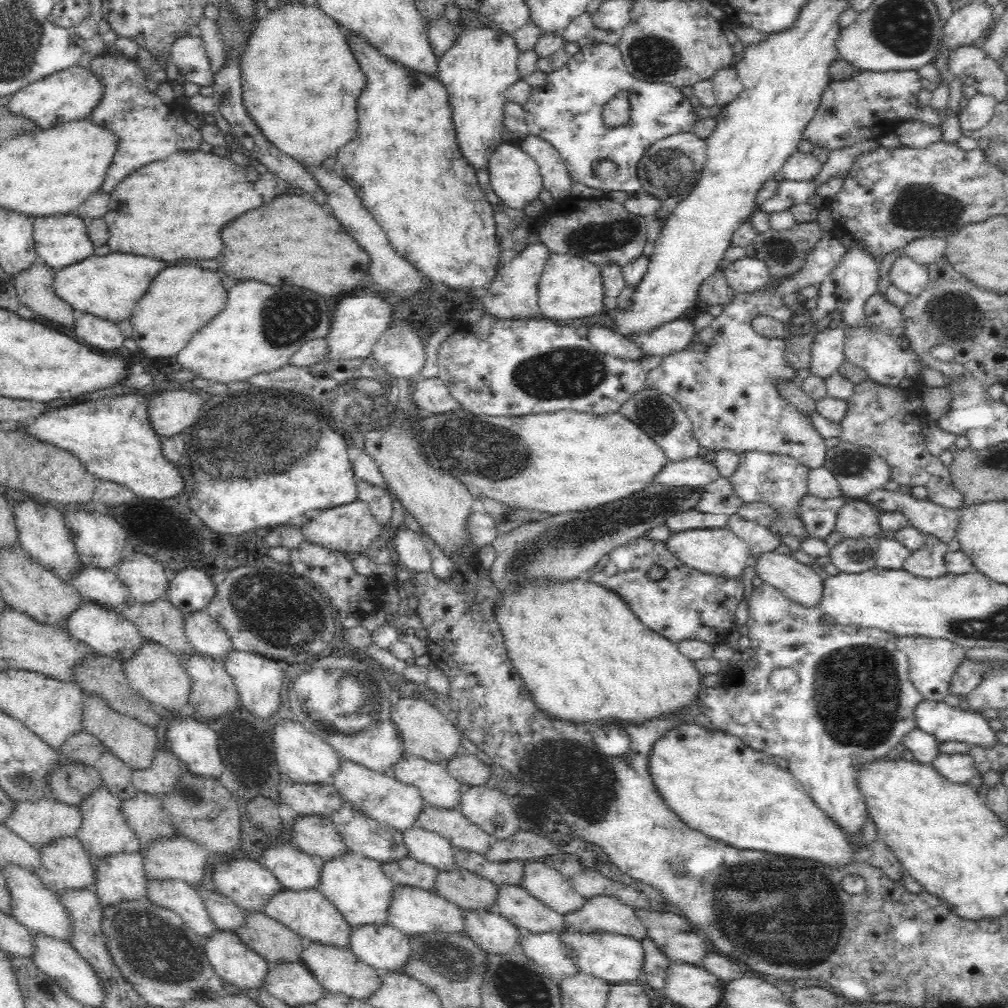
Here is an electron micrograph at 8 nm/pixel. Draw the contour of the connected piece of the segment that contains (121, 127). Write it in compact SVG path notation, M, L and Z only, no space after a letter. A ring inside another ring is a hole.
M100 54L90 62L88 70L91 70L100 79L100 83L104 84L104 95L86 119L111 130L119 138L118 148L112 156L112 162L102 183L102 192L106 194L112 192L112 188L118 186L128 174L132 174L134 170L138 170L148 162L168 158L174 150L190 150L190 146L192 150L198 150L202 142L200 130L196 130L194 124L182 118L184 112L182 106L174 102L172 110L172 106L170 104L166 106L156 92L148 91L144 72L134 60L124 56L112 57Z

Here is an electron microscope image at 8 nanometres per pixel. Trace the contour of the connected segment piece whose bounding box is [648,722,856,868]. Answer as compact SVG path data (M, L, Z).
M682 723L671 728L668 732L665 732L664 736L661 736L654 744L652 752L649 754L649 774L653 784L656 786L656 790L660 793L661 798L670 807L670 810L674 811L681 822L693 828L693 830L703 832L704 835L710 836L712 839L722 840L730 846L736 846L740 850L762 850L762 852L770 852L770 854L782 854L782 856L800 856L804 860L816 860L820 863L834 867L843 867L848 863L853 863L855 860L855 852L850 844L850 841L846 839L845 832L840 830L831 818L821 808L817 807L817 804L810 798L810 795L806 792L806 789L792 776L792 773L788 769L782 769L777 766L773 761L773 757L768 756L762 751L750 748L740 737L732 736L732 733L725 733L713 729L706 729L695 723Z

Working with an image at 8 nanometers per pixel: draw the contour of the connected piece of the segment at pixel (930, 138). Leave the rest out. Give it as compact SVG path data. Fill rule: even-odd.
M909 120L900 123L894 132L900 144L907 148L924 149L941 141L941 127Z

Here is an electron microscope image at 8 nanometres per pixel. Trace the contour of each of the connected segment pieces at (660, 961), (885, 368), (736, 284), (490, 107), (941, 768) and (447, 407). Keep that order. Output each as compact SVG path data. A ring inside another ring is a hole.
M650 938L641 940L644 949L644 972L642 982L650 985L653 989L662 992L665 989L666 972L672 963L660 947Z
M872 294L864 302L867 324L846 327L844 358L846 361L863 368L870 379L888 386L899 386L906 376L920 377L920 358L915 354L908 338L904 336L904 320L900 307L890 303L885 295Z
M748 256L732 261L722 271L728 287L735 293L754 292L767 286L771 280L770 271L765 262Z
M464 26L460 32L460 38L454 42L448 52L444 52L437 60L438 73L437 80L446 87L448 93L448 106L452 111L452 125L454 125L459 152L464 159L468 160L468 165L477 172L479 168L488 166L489 158L494 150L500 146L502 134L505 132L504 102L507 101L506 90L514 82L520 79L517 68L519 50L515 38L504 32L497 32L490 28L468 28Z
M938 754L931 766L946 780L958 784L970 784L971 778L978 775L974 758L968 754Z
M440 377L421 378L413 394L413 402L421 410L428 412L450 412L460 409L458 402L450 394L448 387Z

